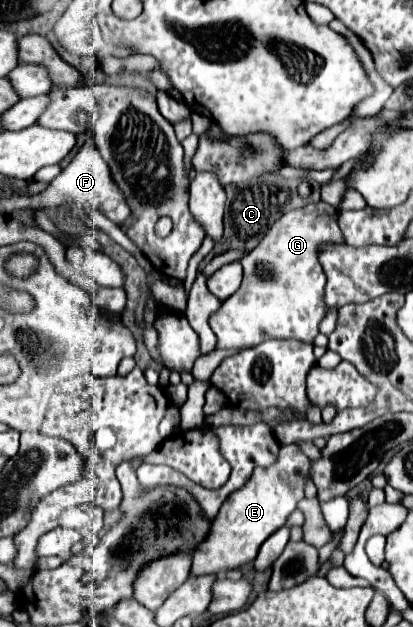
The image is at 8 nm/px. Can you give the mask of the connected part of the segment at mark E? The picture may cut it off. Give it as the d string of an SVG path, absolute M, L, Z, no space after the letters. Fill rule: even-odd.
M298 444L282 446L280 454L272 466L254 468L250 480L242 488L232 492L226 498L226 502L222 504L218 516L214 518L216 524L212 524L212 540L208 540L208 544L204 544L204 548L200 548L200 552L196 552L196 556L194 556L192 574L226 572L226 570L232 570L232 568L238 568L238 566L252 562L256 558L260 546L264 544L264 540L286 524L288 516L294 512L298 502L304 498L304 484L308 478L310 478L310 458L302 452L302 448Z

